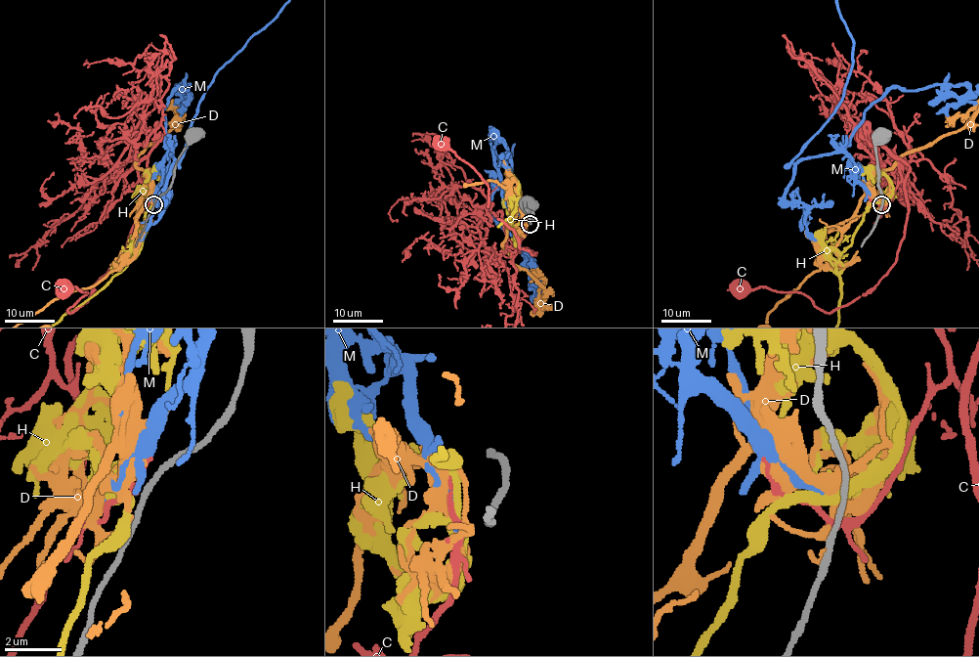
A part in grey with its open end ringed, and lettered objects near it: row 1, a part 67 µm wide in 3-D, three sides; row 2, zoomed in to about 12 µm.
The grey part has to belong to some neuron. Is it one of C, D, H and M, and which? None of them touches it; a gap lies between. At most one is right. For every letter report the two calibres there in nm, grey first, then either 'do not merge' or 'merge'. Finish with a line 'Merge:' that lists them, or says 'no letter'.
C: 170/180 nm | do not merge
D: 170/400 nm | do not merge
H: 170/300 nm | do not merge
M: 170/180 nm | do not merge
Merge: no letter

